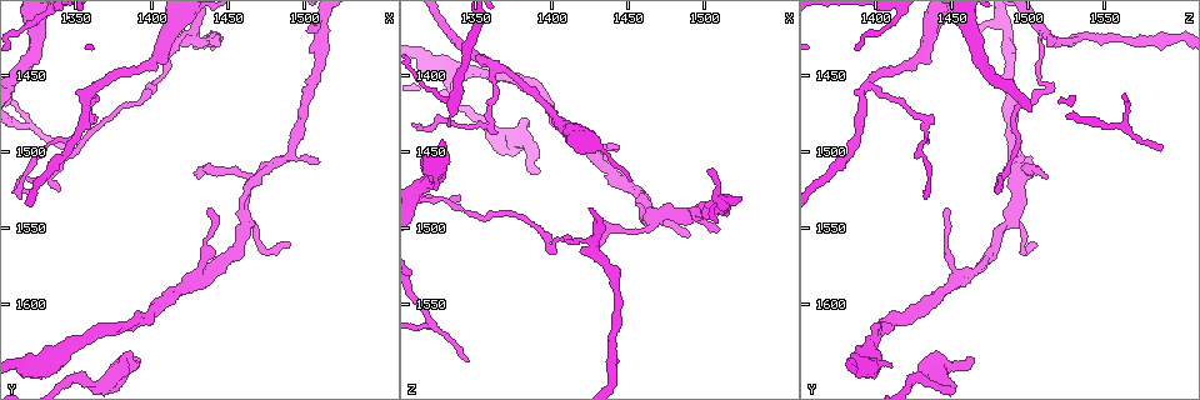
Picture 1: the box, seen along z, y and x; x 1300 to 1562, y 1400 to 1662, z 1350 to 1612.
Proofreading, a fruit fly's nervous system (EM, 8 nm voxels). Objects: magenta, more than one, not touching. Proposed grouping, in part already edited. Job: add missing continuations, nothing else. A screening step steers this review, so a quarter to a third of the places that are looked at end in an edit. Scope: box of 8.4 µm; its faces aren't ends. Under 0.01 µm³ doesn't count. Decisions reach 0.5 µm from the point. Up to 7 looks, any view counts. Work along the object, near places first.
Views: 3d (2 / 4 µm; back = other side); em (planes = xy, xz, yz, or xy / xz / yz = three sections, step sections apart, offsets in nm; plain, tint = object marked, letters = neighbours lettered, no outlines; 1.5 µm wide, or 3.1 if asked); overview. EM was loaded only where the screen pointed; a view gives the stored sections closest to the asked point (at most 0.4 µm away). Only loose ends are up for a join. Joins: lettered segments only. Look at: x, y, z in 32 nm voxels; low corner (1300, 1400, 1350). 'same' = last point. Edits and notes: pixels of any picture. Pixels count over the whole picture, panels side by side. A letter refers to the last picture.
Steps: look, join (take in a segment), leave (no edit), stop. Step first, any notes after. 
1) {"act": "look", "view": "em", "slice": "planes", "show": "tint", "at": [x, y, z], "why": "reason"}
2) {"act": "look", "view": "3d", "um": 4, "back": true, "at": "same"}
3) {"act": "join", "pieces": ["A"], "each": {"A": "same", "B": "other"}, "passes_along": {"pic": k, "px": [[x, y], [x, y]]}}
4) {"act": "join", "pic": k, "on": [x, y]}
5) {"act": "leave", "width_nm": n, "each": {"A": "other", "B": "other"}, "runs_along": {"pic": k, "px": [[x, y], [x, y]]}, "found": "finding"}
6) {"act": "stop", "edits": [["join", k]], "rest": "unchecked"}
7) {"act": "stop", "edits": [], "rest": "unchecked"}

{"act": "look", "view": "3d", "um": 4, "at": [1342, 1498, 1588], "why": "thin end"}

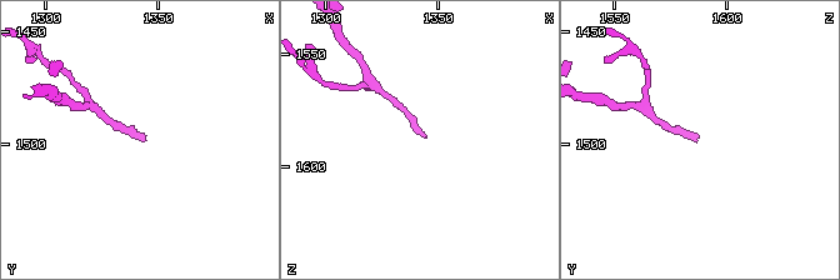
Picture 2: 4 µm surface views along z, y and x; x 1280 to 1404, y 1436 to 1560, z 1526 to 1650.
{"act": "look", "view": "em", "slice": "xz", "step": 8, "show": "letters", "at": [1344, 1497, 1587], "why": "now the EM"}

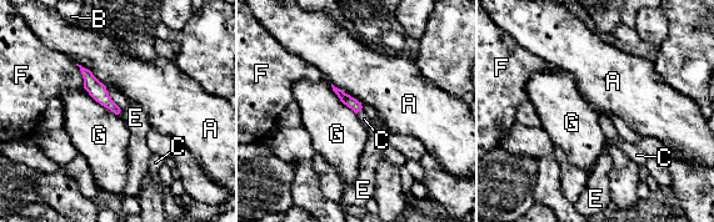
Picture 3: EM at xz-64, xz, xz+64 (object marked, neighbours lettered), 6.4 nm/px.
{"act": "join", "pieces": ["C"], "each": {"A": "other", "B": "other", "C": "same", "E": "other", "F": "other", "G": "other"}, "passes_along": {"pic": 3, "px": [[351, 102], [359, 110], [364, 119]]}, "found": "it goes on there"}

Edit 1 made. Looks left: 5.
{"act": "look", "view": "overview"}

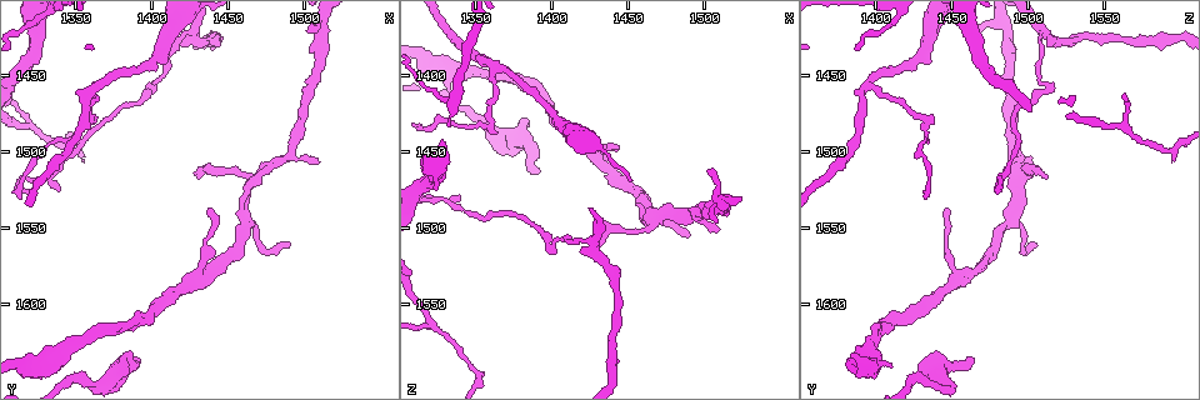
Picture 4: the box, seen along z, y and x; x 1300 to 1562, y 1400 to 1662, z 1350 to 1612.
{"act": "look", "view": "3d", "um": 2, "at": [1388, 1636, 1462], "why": "an open end"}

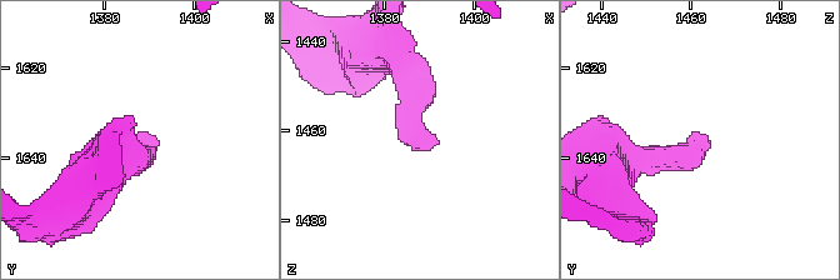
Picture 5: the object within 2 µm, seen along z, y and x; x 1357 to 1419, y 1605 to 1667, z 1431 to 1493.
{"act": "look", "view": "em", "slice": "planes", "show": "letters", "at": [1387, 1634, 1463], "why": "need the tissue"}

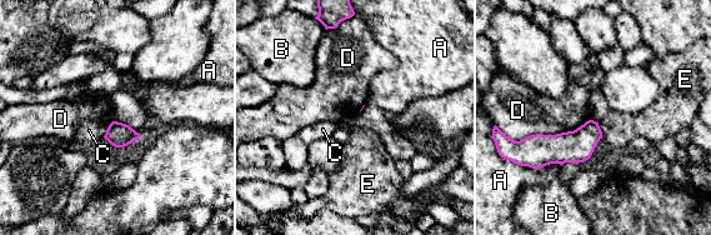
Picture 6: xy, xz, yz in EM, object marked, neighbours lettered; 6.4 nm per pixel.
{"act": "leave", "each": {"A": "other", "B": "other", "C": "other", "D": "other", "E": "other"}, "border": {"pic": 6, "px": [[590, 119], [572, 130], [510, 139]]}, "found": "none of them fits"}

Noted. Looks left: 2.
{"act": "stop", "edits": [["join", 3]], "rest": "unchecked"}

